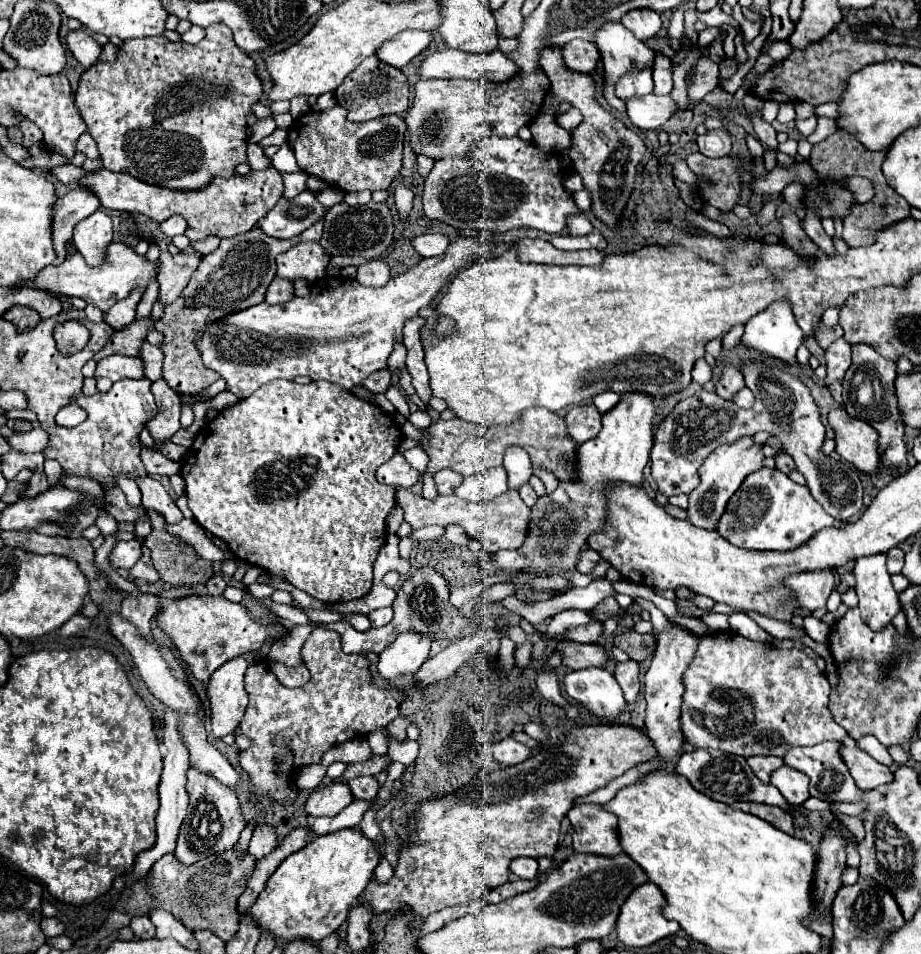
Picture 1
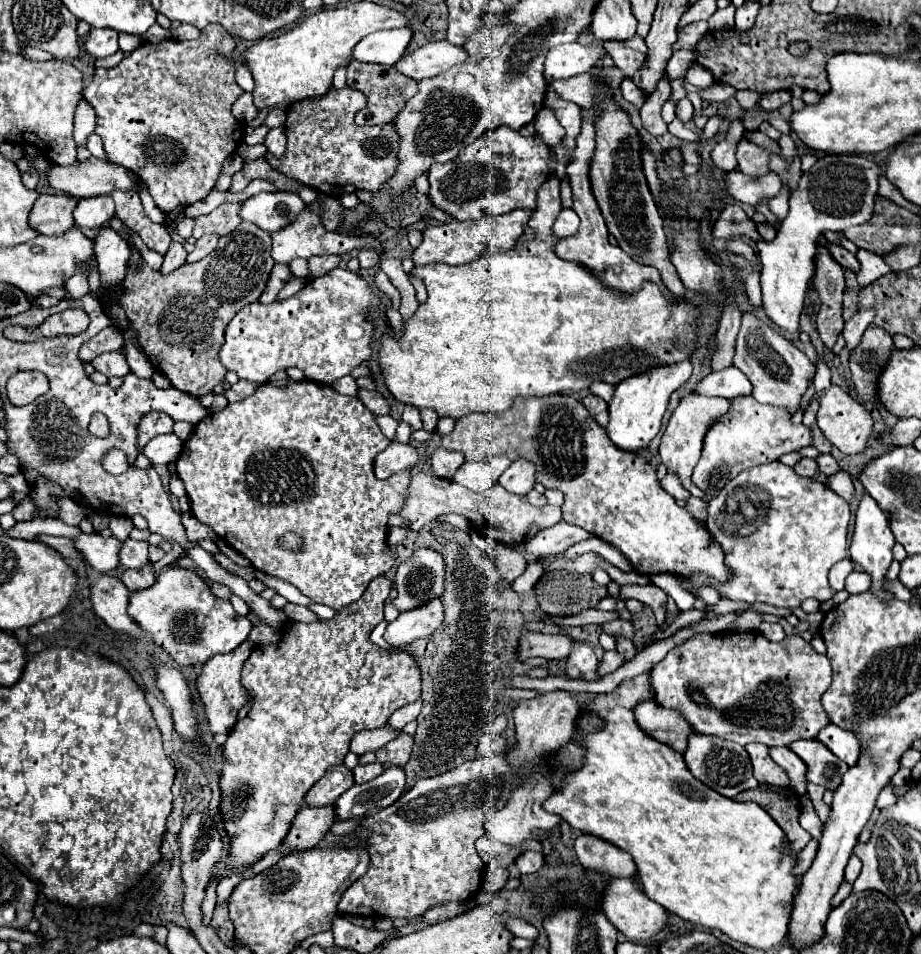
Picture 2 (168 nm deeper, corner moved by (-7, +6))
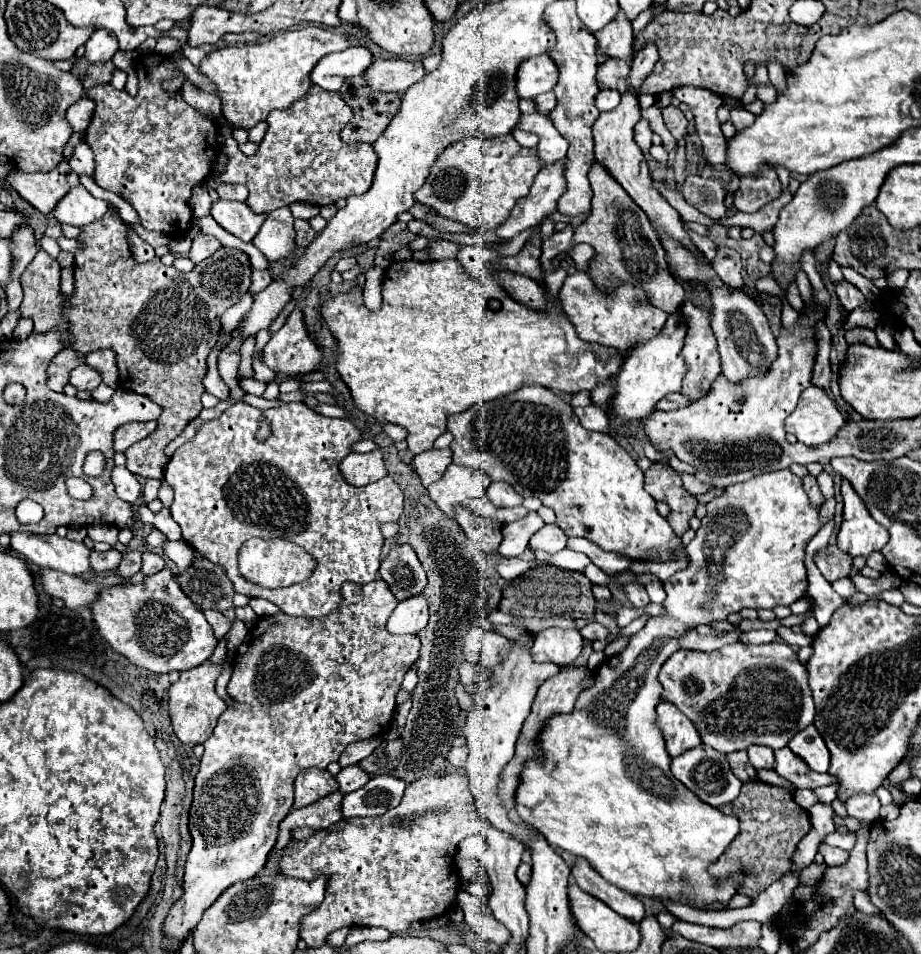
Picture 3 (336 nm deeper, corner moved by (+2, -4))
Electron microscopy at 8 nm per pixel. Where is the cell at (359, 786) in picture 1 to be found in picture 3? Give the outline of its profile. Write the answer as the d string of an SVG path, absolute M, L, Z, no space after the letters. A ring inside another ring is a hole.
M350 765L350 767L344 767L338 775L336 775L336 781L340 785L340 791L346 795L346 793L352 793L356 791L358 787L362 787L364 783L368 783L370 775L366 771L362 771L358 765Z

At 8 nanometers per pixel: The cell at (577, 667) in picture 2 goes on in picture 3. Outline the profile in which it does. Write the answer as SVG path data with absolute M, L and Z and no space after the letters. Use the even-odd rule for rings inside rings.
M550 627L534 635L532 657L536 663L558 663L560 667L570 665L582 651L582 635L576 629Z

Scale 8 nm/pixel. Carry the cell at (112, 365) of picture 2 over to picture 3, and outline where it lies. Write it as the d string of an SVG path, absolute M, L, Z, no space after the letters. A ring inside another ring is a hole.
M82 363L74 371L70 371L68 383L74 385L76 389L88 389L88 391L92 391L92 389L96 389L102 383L102 377L92 367L88 367L88 365Z

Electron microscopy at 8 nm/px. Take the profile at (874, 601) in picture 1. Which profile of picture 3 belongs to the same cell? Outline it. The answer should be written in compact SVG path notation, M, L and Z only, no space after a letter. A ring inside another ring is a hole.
M842 479L842 499L844 517L838 531L838 547L852 557L868 557L870 553L880 551L888 543L888 531L874 521L860 495L846 479Z

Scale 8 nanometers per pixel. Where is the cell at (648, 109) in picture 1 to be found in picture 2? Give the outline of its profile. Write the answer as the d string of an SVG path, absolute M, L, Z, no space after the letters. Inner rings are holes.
M625 79L625 81L621 83L621 93L623 93L625 101L633 103L635 107L643 107L645 101L647 101L647 97L649 97L649 95L643 93L643 89L639 89L631 79Z

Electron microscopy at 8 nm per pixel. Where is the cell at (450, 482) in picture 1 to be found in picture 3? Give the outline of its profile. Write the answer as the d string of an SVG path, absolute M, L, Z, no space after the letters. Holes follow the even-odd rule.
M446 447L446 449L432 449L432 451L426 451L426 453L420 453L412 461L414 471L420 475L424 487L428 487L430 483L438 481L444 475L444 471L446 471L446 467L450 463L452 463L450 447Z

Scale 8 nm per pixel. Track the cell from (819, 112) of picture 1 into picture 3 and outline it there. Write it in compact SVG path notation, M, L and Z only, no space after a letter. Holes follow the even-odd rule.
M776 59L768 61L768 73L770 73L770 83L776 89L786 89L786 81L784 81L784 69Z

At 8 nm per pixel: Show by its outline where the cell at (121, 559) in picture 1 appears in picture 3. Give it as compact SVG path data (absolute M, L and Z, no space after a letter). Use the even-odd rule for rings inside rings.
M12 533L10 547L18 555L36 563L38 567L56 569L68 575L84 575L90 571L90 549L84 543L60 539L58 535Z

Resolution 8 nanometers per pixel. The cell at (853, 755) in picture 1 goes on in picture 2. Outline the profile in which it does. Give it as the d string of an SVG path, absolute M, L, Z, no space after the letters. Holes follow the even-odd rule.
M829 723L819 735L817 739L821 743L825 743L841 761L845 761L847 765L855 765L855 761L859 761L859 753L861 753L861 745L859 745L859 737L855 737L855 733L847 731L847 729L839 729L837 725Z

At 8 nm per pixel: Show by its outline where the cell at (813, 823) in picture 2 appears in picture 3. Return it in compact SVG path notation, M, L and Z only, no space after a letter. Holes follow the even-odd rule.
M820 845L818 851L824 855L824 861L826 861L826 865L830 865L830 867L832 867L832 865L842 865L842 863L846 863L848 857L850 857L848 851L844 851L844 849L834 849L834 847L828 847L828 845Z

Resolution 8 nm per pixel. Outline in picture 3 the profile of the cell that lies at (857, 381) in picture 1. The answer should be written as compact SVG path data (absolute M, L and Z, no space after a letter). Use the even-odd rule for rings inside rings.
M856 327L854 331L846 331L846 341L848 343L864 343L864 345L870 345L870 347L878 347L876 333L872 329L866 329L866 327Z

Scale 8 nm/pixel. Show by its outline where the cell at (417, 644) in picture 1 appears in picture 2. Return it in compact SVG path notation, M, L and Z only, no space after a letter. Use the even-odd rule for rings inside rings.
M439 599L429 601L413 611L401 613L395 621L389 623L383 639L393 649L403 649L421 637L429 637L443 621L443 603Z

